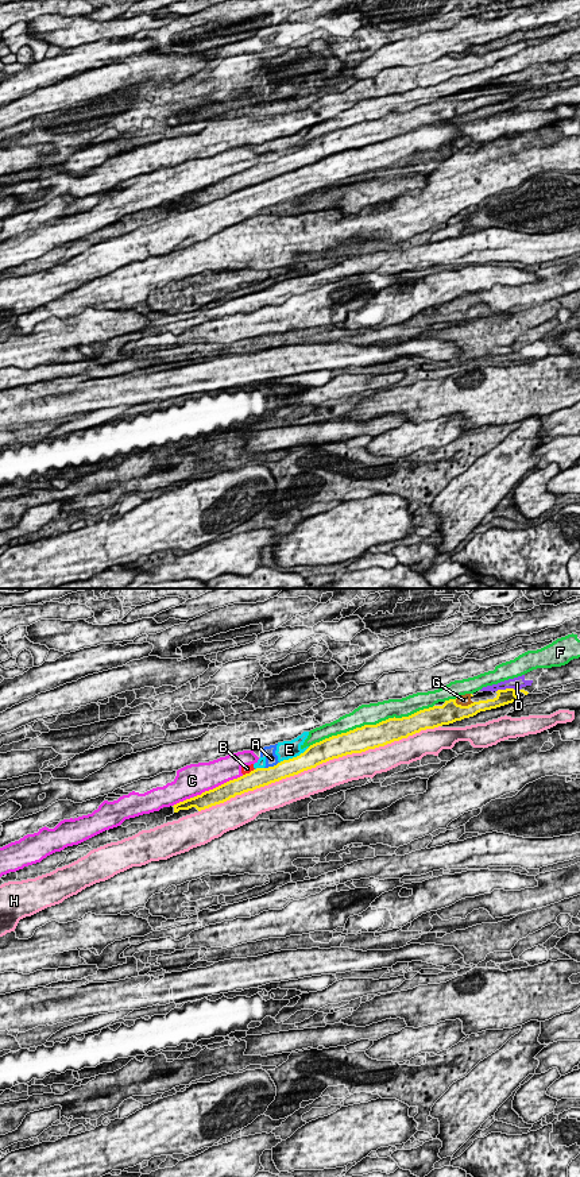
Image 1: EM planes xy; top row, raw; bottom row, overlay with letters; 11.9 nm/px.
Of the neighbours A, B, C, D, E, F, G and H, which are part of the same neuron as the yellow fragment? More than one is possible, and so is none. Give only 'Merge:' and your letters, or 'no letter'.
Merge: no letter

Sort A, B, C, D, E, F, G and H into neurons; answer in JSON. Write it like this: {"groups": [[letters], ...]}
{"groups": [["A", "B", "C", "E"], ["D", "G"], ["F"], ["H"]]}

